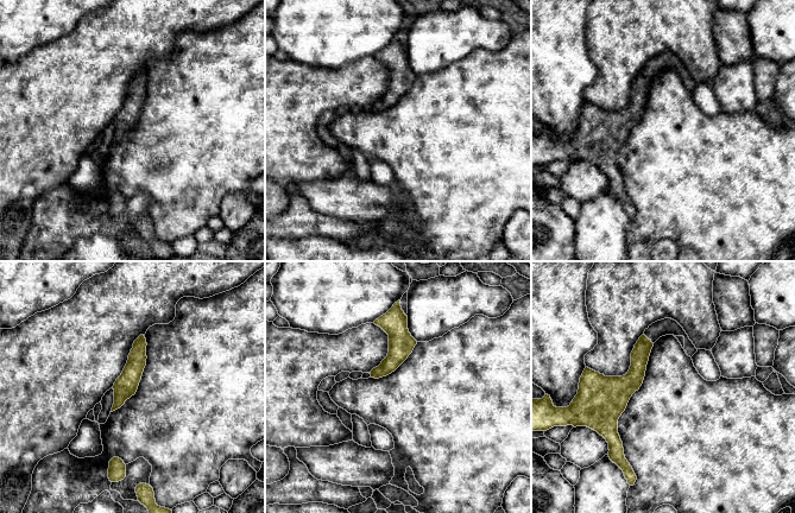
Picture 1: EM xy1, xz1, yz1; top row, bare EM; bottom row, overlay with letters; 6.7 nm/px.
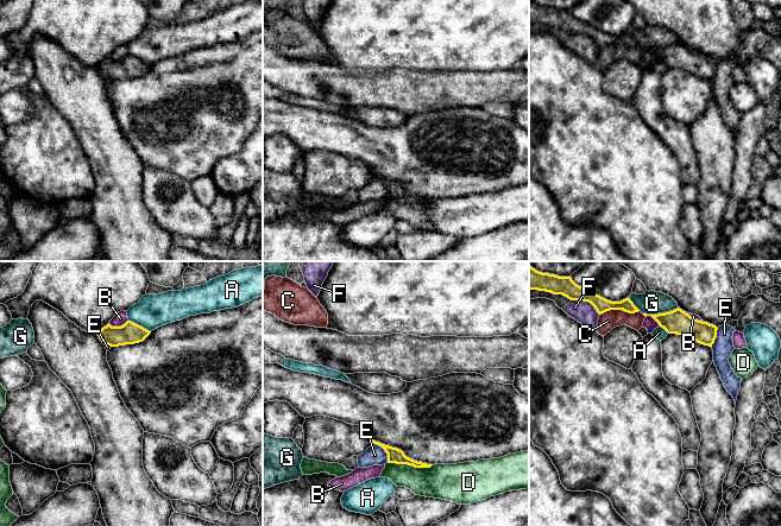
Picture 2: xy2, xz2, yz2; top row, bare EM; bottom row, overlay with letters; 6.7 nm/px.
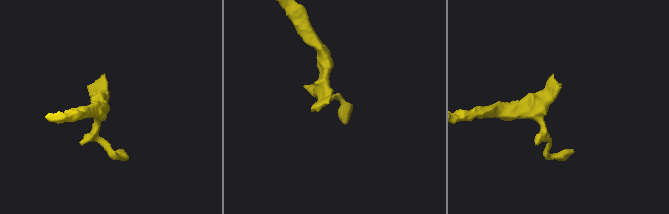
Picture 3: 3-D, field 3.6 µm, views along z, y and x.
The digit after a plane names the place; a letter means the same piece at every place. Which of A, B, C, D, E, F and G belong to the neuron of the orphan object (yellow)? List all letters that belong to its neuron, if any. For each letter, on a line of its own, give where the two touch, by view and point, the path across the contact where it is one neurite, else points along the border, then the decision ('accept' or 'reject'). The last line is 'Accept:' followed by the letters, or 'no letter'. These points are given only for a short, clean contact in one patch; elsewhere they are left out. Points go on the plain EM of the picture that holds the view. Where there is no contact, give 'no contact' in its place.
A: meets yellow in xy2 at (139, 59); reject
B: meets yellow in xy2 at (118, 61); reject
C: meets yellow in yz2 at (619, 43); reject
D: meets yellow in xz2 at (410, 198); reject
E: meets yellow in xz2 at (384, 183); border along xz2 (372, 177), (376, 177), (384, 184), (388, 196); reject
F: meets yellow in yz2 at (586, 35); border along yz2 (571, 33), (587, 35), (599, 49); reject
G: meets yellow in yz2 at (660, 48); reject
Accept: no letter

